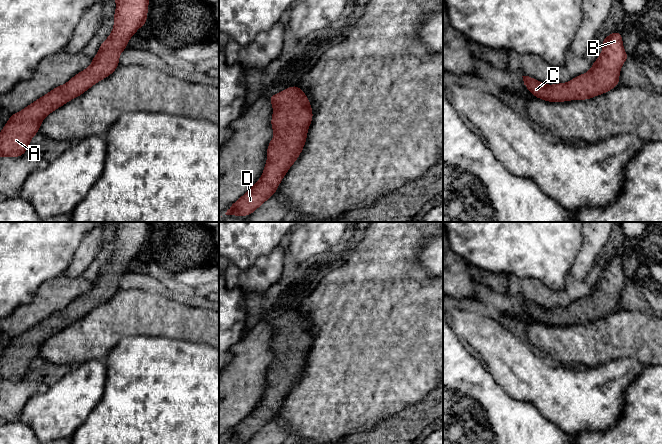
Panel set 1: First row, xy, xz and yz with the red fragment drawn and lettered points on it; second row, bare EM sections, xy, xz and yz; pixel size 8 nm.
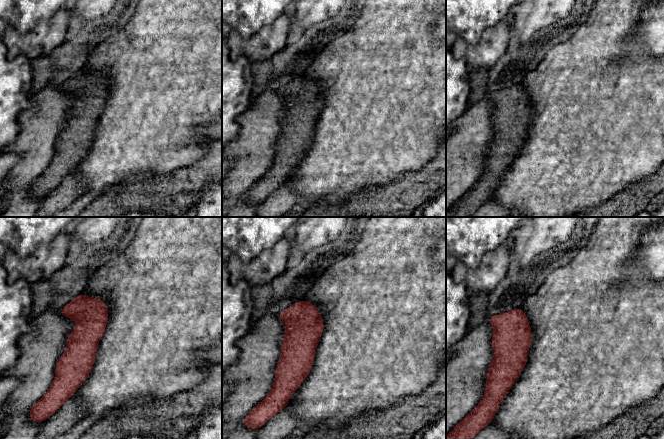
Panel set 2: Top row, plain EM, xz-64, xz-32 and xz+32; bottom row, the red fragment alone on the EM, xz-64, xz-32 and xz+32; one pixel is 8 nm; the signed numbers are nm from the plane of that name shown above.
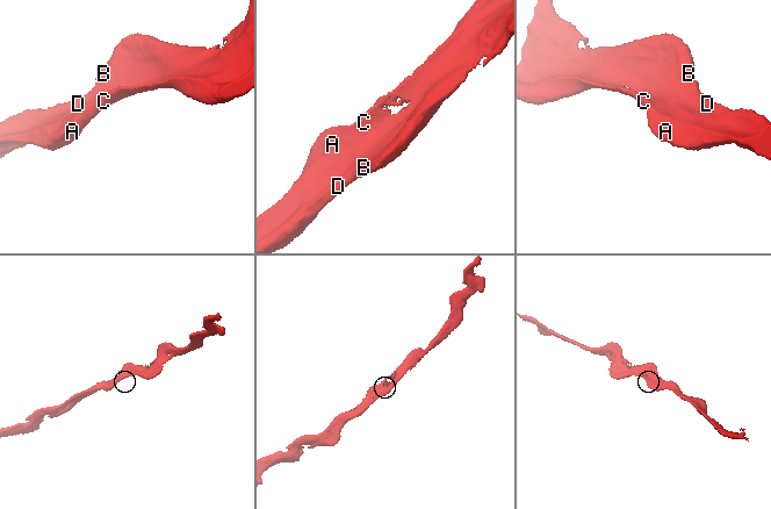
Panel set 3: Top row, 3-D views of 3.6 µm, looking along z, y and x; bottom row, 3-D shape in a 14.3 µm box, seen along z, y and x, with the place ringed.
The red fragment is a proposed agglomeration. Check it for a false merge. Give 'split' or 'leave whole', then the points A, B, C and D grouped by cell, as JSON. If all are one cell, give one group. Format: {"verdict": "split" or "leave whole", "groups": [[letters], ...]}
{"verdict": "leave whole", "groups": [["A", "B", "C", "D"]]}

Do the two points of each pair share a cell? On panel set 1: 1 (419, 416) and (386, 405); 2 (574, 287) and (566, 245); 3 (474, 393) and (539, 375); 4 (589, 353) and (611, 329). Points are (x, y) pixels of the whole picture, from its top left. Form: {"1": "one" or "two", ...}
{"1": "two", "2": "two", "3": "two", "4": "one"}

